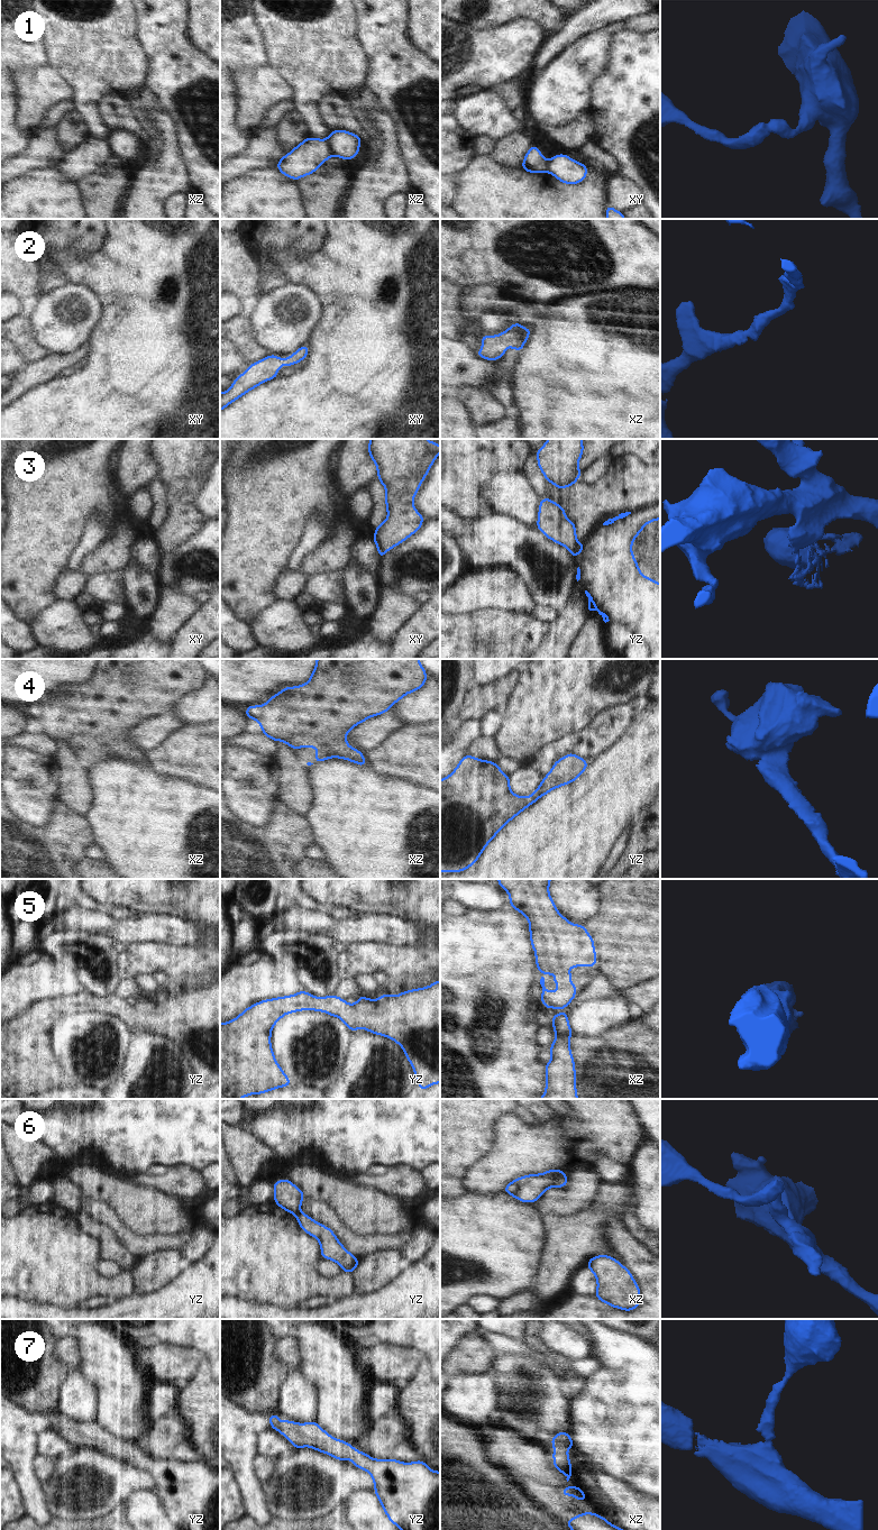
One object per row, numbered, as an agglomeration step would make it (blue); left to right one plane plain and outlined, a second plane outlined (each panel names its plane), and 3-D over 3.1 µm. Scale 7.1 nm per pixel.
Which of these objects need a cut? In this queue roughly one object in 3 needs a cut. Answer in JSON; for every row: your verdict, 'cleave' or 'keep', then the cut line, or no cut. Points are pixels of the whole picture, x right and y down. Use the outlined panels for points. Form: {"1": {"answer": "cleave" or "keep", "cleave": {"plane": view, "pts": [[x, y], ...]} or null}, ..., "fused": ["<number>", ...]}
{"1": {"answer": "cleave", "cleave": {"plane": "xz", "pts": [[326, 139], [332, 155]]}}, "2": {"answer": "keep", "cleave": null}, "3": {"answer": "cleave", "cleave": {"plane": "yz", "pts": [[577, 541], [576, 547], [572, 551]]}}, "4": {"answer": "keep", "cleave": null}, "5": {"answer": "keep", "cleave": null}, "6": {"answer": "cleave", "cleave": {"plane": "xz", "pts": [[564, 1174], [554, 1185]]}}, "7": {"answer": "keep", "cleave": null}, "fused": ["1", "3", "6"]}

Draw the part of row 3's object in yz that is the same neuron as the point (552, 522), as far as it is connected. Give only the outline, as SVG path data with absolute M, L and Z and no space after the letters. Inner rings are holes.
M541 498L537 528L550 540L564 546L569 551L576 549L576 526L565 515L565 509L551 498Z

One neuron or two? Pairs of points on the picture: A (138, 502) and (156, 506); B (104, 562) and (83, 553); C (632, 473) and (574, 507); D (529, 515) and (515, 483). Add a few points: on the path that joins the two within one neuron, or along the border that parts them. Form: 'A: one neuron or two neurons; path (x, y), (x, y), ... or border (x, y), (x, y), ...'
A: two neurons; border (146, 488), (151, 502), (149, 523)
B: two neurons; border (108, 538), (93, 553), (82, 561), (79, 571)
C: one neuron; path (618, 487), (606, 498), (588, 505)
D: one neuron; path (524, 507), (515, 496), (515, 491)

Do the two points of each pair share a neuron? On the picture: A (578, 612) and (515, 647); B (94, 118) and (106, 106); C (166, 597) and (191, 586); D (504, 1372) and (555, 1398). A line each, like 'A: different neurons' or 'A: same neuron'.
A: different neurons
B: different neurons
C: different neurons
D: same neuron

